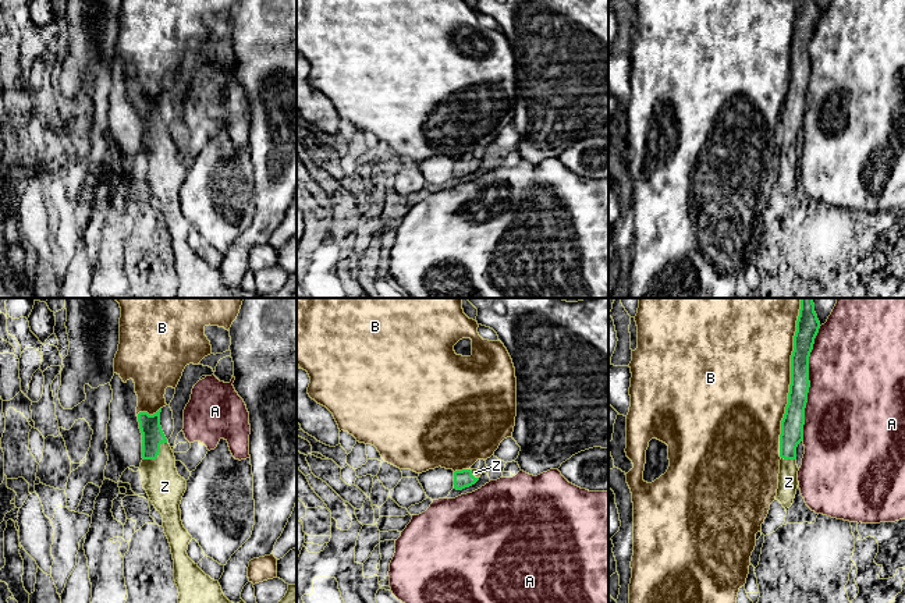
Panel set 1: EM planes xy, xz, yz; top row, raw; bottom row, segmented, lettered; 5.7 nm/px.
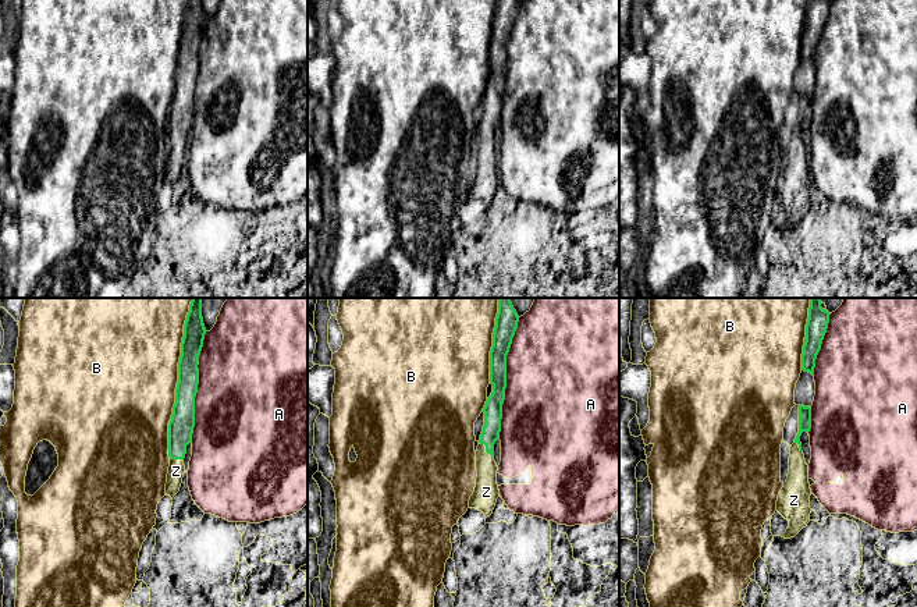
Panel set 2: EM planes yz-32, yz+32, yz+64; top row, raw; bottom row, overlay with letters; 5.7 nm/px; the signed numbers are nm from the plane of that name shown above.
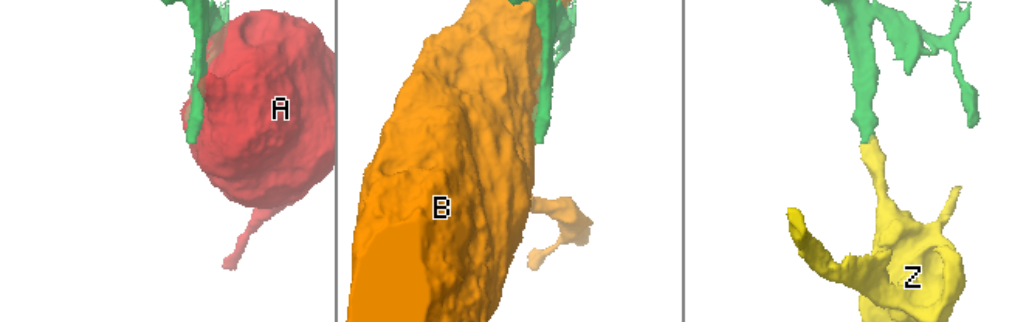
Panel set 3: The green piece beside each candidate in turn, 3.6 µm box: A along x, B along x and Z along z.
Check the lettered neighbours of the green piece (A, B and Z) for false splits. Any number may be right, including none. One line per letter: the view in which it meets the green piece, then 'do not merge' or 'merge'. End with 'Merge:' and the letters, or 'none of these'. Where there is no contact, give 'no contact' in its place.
A: yz | do not merge
B: yz | do not merge
Z: xy | merge
Merge: Z

